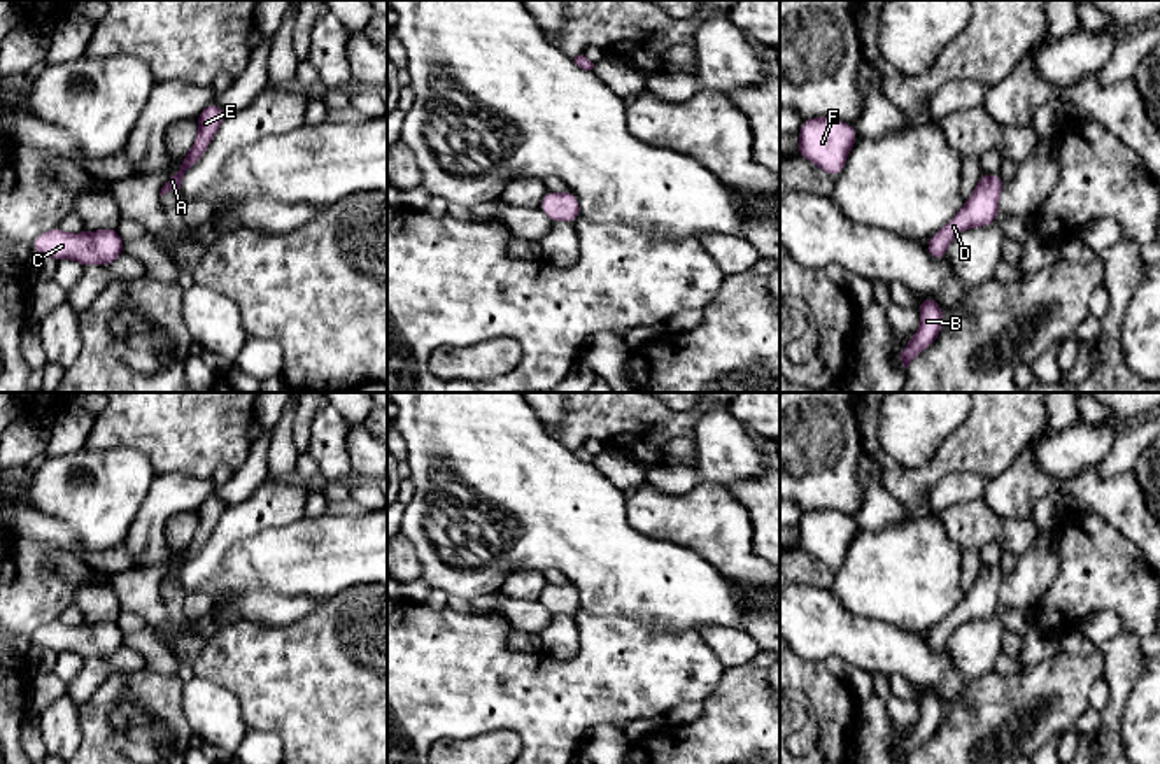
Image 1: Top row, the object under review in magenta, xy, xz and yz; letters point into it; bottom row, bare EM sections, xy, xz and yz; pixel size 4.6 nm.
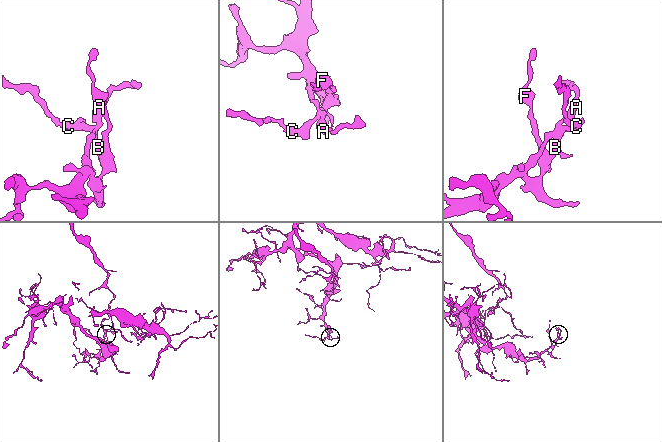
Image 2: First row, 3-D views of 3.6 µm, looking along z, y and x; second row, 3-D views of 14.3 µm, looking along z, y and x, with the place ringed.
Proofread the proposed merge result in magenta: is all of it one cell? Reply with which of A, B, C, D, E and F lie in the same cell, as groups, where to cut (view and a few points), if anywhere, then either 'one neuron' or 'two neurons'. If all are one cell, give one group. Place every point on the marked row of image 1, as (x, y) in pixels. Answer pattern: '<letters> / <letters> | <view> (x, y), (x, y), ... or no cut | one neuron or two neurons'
A B C D E F | no cut | one neuron

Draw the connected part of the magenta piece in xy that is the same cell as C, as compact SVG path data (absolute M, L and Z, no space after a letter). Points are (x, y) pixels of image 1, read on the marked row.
M116 226L98 231L67 233L60 228L40 233L32 251L54 258L74 259L81 265L112 265L123 252L124 242Z

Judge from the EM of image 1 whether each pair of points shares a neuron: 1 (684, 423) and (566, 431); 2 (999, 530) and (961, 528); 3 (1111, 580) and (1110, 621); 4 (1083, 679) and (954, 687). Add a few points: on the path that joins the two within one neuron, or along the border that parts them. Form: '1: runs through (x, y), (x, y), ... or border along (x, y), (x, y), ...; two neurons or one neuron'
1: runs through (654, 421), (596, 421); one neuron
2: runs through (990, 530), (969, 528); one neuron
3: border along (1122, 619), (1113, 610), (1099, 610), (1078, 624); two neurons
4: border along (971, 680), (964, 693), (945, 707); two neurons

